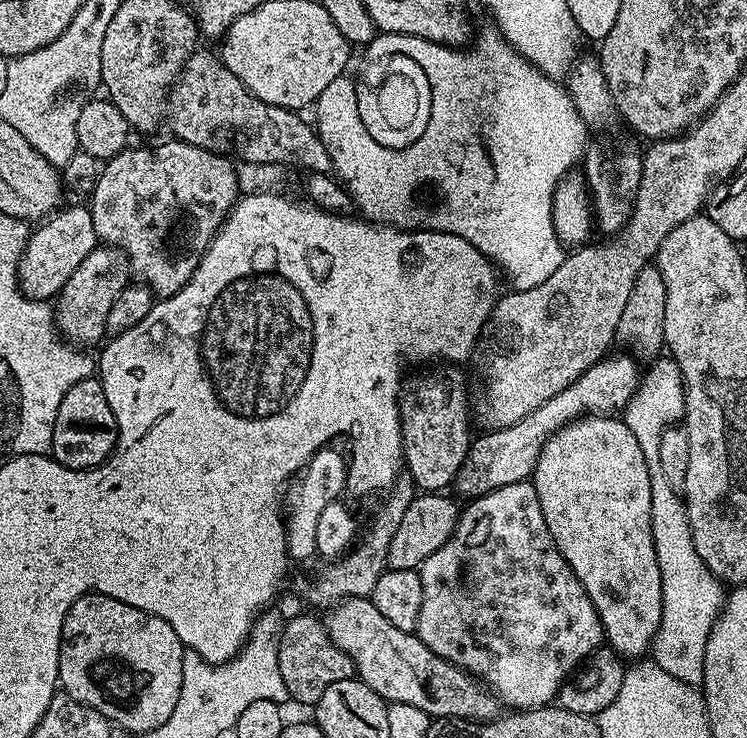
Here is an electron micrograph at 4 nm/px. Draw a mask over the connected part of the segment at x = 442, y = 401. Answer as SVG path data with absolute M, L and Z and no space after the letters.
M440 366L437 372L428 372L425 376L416 376L403 385L400 394L400 433L404 443L403 465L407 475L411 476L412 483L421 493L443 493L444 488L453 483L466 458L469 446L472 445L473 433L468 433L470 424L470 400L464 389L464 372L460 366Z

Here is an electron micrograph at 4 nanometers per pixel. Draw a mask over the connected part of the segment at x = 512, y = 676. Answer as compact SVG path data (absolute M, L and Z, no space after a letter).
M528 480L514 482L510 486L502 486L485 496L475 497L469 504L472 505L461 511L460 520L456 523L456 532L448 539L446 546L434 550L434 554L430 554L430 558L426 558L426 562L421 564L418 569L422 578L424 597L415 633L421 642L430 646L430 650L434 650L434 654L438 654L449 664L457 664L464 671L475 676L477 680L491 688L505 705L510 704L511 709L527 710L551 705L559 697L560 688L565 680L569 679L576 669L597 648L601 647L604 640L604 627L598 618L598 610L594 610L594 602L590 602L582 582L578 582L574 570L570 570L566 558L562 558L562 554L546 526L546 518L542 518L542 506L538 502L538 494L532 483Z

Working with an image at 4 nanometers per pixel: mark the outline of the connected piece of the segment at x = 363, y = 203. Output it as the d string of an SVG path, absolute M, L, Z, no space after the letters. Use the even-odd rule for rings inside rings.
M489 26L479 36L480 33L467 50L442 44L427 45L426 50L436 60L434 64L429 56L423 66L434 90L436 116L432 115L430 123L436 124L436 128L432 128L436 136L428 132L428 148L412 148L420 164L392 164L388 152L376 148L376 144L368 140L368 132L362 127L359 116L355 115L353 84L346 74L334 78L334 82L330 82L317 98L314 127L326 146L326 154L330 154L332 172L352 193L355 207L358 212L360 208L359 215L363 219L405 230L452 232L466 238L466 242L488 257L503 275L504 272L508 275L512 283L509 285L515 291L521 292L542 286L542 282L562 266L566 248L554 230L552 199L560 179L583 161L590 144L590 130L561 81L553 80L538 70L538 66L522 58L522 54L515 52L495 27ZM456 144L468 144L468 148L472 148L468 156L496 156L496 160L500 160L500 184L496 184L496 188L452 188L452 148L456 148ZM488 144L492 144L496 152L480 152L480 148L488 148ZM423 184L436 188L440 195L440 201L433 208L423 208L416 201Z

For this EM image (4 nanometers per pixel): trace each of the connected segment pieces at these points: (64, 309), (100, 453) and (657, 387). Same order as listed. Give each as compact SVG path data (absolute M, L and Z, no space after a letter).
M97 246L82 258L82 263L66 286L62 286L60 295L54 300L56 326L65 340L77 345L88 346L95 340L103 341L106 336L106 314L110 314L110 306L114 306L114 298L130 282L128 256L120 248Z
M89 378L74 382L58 406L58 418L54 418L54 434L50 455L67 468L97 468L108 459L116 445L116 419L110 402L102 390L99 379Z
M653 359L652 369L643 373L640 387L622 410L622 419L630 434L638 438L638 446L642 446L646 458L650 474L650 530L654 534L654 554L658 554L658 574L662 574L662 618L652 640L650 656L662 670L674 674L674 678L696 686L704 679L706 638L720 614L726 592L721 581L698 558L698 550L694 550L683 495L662 474L658 441L662 430L683 421L684 379L676 360L660 359Z

